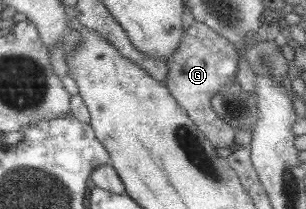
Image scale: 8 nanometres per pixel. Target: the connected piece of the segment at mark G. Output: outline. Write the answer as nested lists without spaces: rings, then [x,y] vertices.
[[[190,21],[180,49],[176,50],[176,54],[172,54],[172,58],[168,60],[170,75],[166,83],[171,94],[179,100],[179,104],[194,120],[195,126],[216,148],[228,148],[230,144],[234,144],[236,129],[212,111],[211,97],[220,87],[224,87],[224,83],[236,77],[237,58],[238,51],[232,42],[214,32],[206,24]]]

